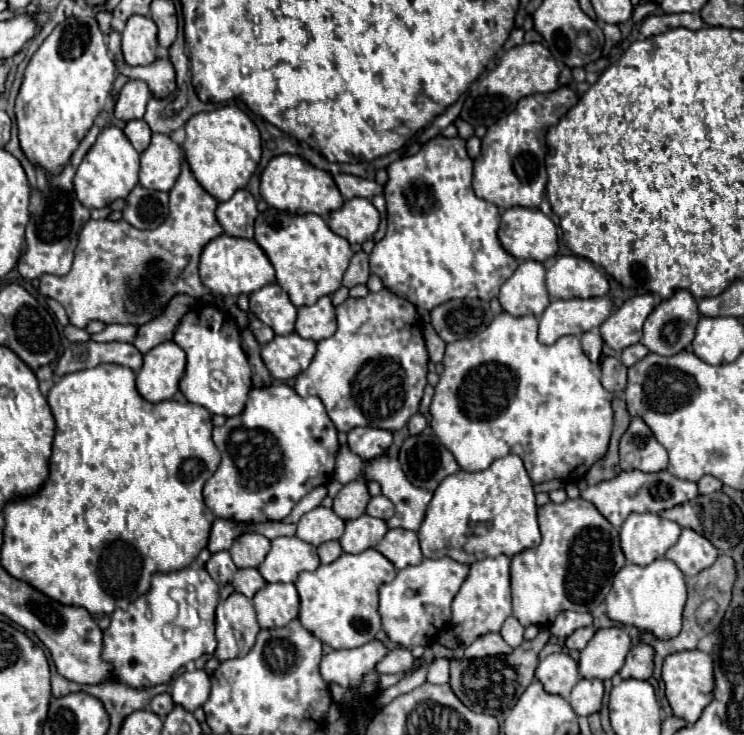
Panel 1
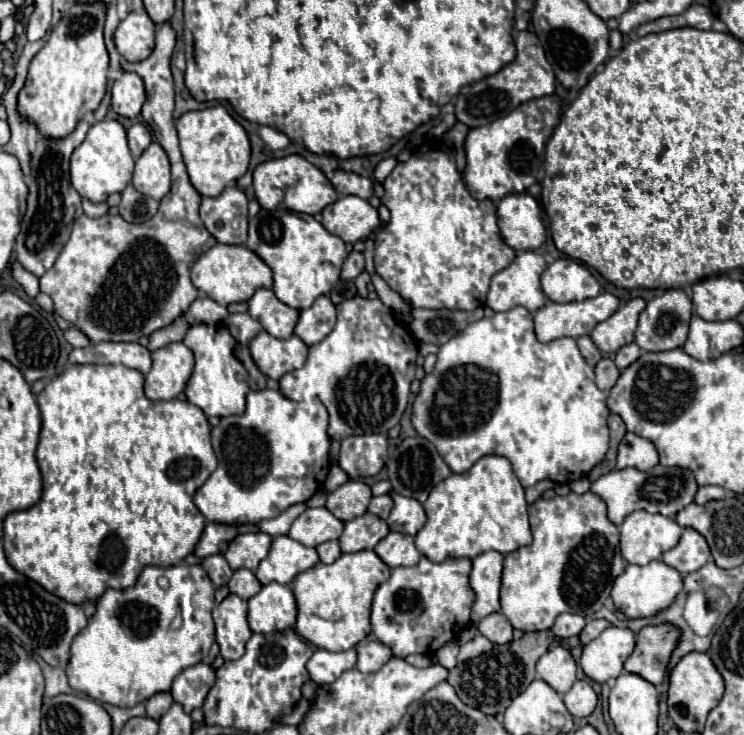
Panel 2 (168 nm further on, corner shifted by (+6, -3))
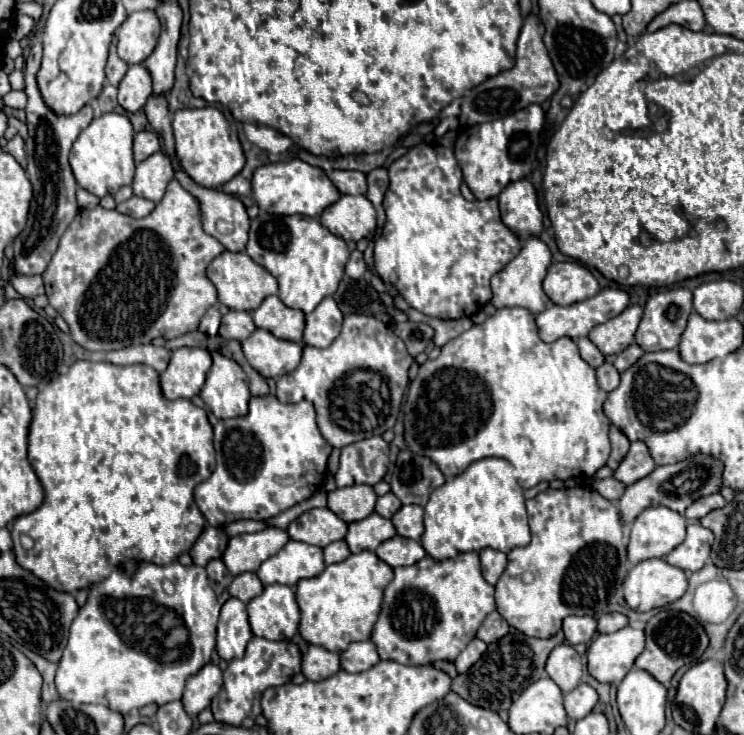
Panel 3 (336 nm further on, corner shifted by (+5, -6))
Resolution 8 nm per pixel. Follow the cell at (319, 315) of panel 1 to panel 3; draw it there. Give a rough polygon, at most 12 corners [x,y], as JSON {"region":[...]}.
{"region":[[328,296],[306,314],[304,344],[328,348],[342,312]]}

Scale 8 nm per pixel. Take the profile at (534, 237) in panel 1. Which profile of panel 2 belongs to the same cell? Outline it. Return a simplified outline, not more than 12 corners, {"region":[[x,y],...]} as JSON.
{"region":[[529,193],[497,205],[503,241],[515,251],[545,243],[541,207]]}

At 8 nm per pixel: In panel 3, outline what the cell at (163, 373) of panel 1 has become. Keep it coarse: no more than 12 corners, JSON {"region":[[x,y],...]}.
{"region":[[204,348],[172,352],[160,374],[168,400],[196,396],[212,366]]}

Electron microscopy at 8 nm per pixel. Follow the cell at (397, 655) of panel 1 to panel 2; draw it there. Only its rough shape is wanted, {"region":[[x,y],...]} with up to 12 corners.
{"region":[[379,641],[357,645],[357,669],[375,673],[393,657]]}

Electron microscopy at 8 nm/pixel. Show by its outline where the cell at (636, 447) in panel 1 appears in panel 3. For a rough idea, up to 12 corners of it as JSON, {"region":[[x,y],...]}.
{"region":[[634,442],[614,478],[632,484],[656,462],[644,442]]}

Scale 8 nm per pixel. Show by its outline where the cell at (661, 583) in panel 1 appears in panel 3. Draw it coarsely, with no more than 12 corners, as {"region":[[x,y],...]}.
{"region":[[662,558],[636,564],[624,580],[632,610],[684,596],[684,570]]}

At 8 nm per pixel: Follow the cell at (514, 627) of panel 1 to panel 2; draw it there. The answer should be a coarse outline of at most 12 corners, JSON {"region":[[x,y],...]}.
{"region":[[503,613],[481,619],[477,629],[495,645],[513,639],[513,627]]}

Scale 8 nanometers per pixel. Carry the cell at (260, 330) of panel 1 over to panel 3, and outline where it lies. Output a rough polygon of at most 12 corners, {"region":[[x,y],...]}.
{"region":[[250,312],[222,316],[220,336],[246,340],[256,330]]}

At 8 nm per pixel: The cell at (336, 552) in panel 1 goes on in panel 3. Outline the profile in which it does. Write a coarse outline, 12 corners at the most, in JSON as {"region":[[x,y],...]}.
{"region":[[344,540],[332,542],[324,548],[324,562],[336,564],[350,556]]}

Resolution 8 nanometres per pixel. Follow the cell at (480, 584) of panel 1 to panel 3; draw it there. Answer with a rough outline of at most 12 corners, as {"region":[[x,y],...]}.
{"region":[[494,548],[480,550],[482,574],[490,584],[502,576],[508,560]]}

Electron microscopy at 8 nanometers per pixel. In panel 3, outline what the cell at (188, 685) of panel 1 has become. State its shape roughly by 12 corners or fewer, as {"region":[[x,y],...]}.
{"region":[[206,664],[184,688],[194,718],[220,692],[222,670]]}

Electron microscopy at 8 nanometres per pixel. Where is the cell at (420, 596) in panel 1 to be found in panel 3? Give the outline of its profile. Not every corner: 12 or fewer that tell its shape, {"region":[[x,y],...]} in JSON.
{"region":[[478,552],[394,570],[372,642],[456,660],[496,610]]}

